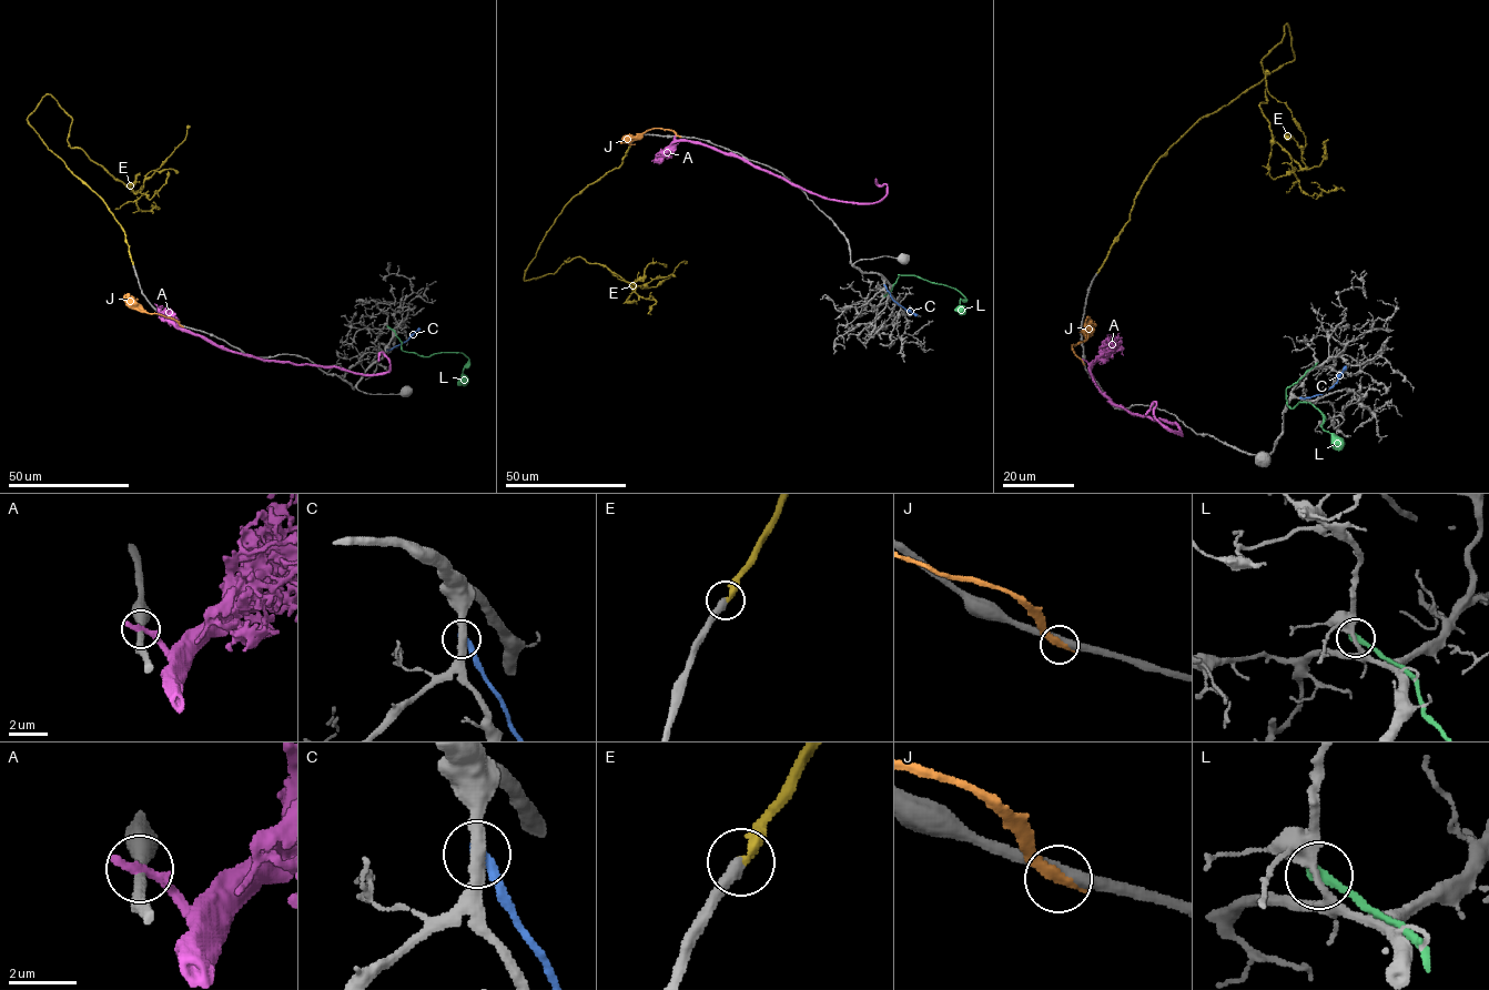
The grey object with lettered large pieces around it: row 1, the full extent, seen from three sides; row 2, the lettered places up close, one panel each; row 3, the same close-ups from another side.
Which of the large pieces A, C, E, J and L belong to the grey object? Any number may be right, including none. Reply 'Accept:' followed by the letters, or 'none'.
Accept: E

